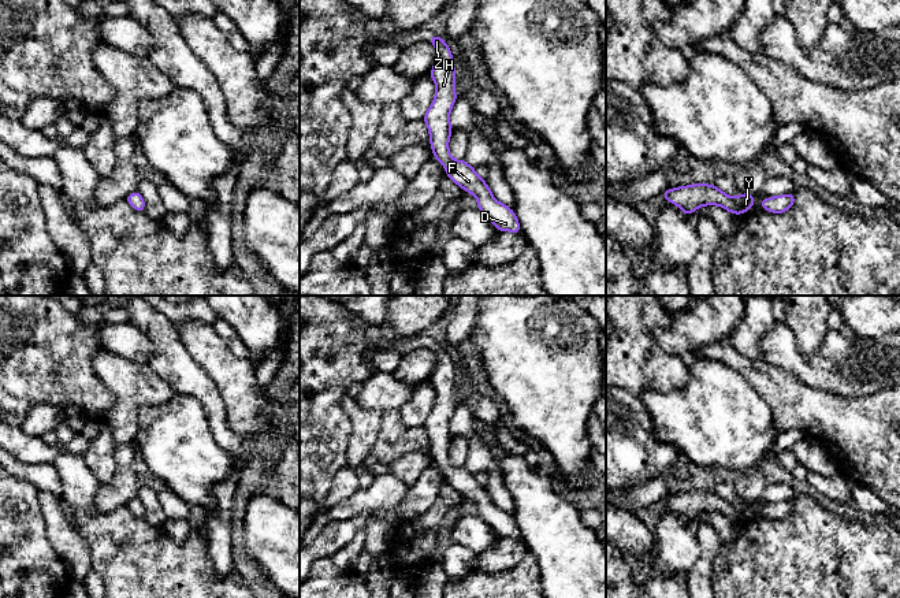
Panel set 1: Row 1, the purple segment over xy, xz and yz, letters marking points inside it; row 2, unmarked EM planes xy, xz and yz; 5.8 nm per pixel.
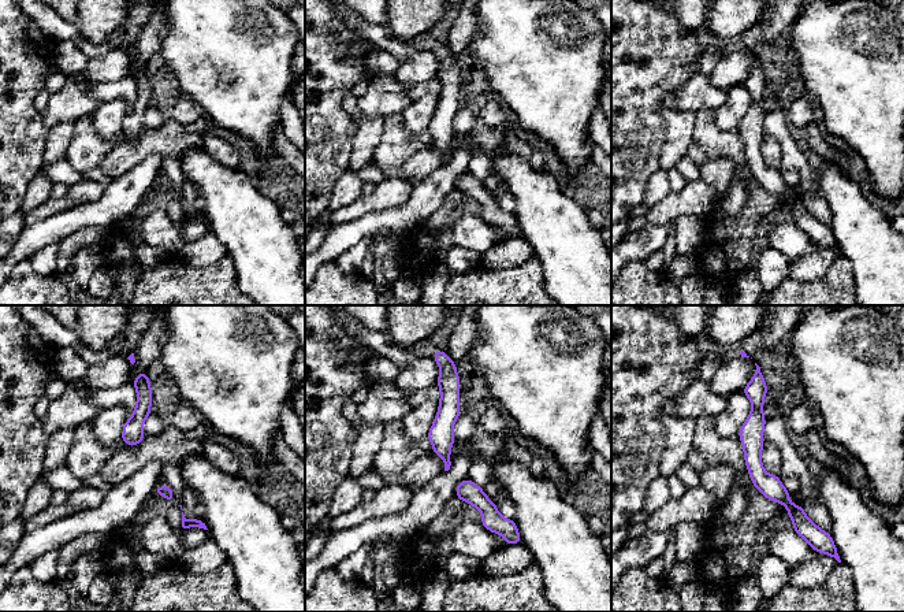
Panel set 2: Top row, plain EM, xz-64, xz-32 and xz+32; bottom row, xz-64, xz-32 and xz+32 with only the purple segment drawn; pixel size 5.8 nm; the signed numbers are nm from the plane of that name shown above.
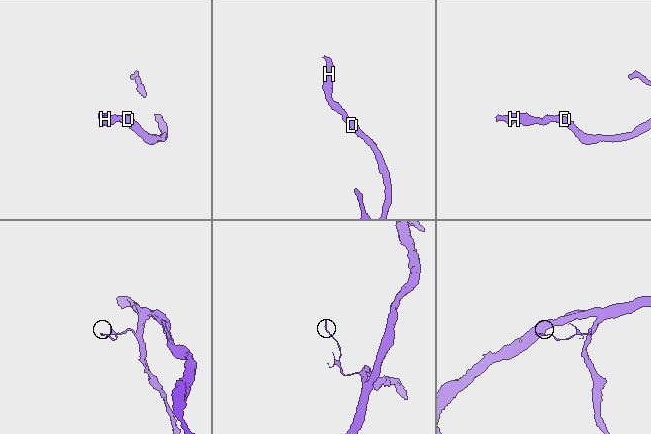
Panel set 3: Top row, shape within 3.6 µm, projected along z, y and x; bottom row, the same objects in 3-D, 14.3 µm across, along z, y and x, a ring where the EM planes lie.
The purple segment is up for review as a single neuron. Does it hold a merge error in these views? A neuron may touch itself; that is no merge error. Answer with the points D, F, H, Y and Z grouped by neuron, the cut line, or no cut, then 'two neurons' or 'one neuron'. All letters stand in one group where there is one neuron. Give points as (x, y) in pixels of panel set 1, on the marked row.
groups D F H Y Z; cut none; one neuron

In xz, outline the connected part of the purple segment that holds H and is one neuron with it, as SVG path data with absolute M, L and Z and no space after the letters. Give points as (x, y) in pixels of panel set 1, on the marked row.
M431 36L429 42L438 52L429 73L436 93L423 120L429 131L434 157L443 164L447 178L477 198L479 211L497 226L498 231L522 233L514 211L494 198L487 182L475 172L475 168L465 160L454 160L450 156L449 138L453 127L449 116L457 100L454 59L443 38Z

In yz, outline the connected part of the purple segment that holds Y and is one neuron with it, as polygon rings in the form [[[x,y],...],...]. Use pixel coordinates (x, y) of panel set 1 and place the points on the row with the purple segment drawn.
[[[700,182],[689,186],[667,189],[661,194],[669,203],[678,205],[687,216],[702,205],[719,205],[734,215],[741,215],[744,211],[752,208],[755,200],[755,196],[745,193],[740,193],[737,198],[733,198],[721,192],[715,185]]]

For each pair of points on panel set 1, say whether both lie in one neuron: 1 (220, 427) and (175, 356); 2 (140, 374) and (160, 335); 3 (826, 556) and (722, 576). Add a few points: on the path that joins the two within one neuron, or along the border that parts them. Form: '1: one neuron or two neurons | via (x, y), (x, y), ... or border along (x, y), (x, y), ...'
1: one neuron | via (215, 409), (211, 398), (186, 374)
2: two neurons | border along (147, 363), (170, 386)
3: one neuron | via (800, 576), (748, 576)

